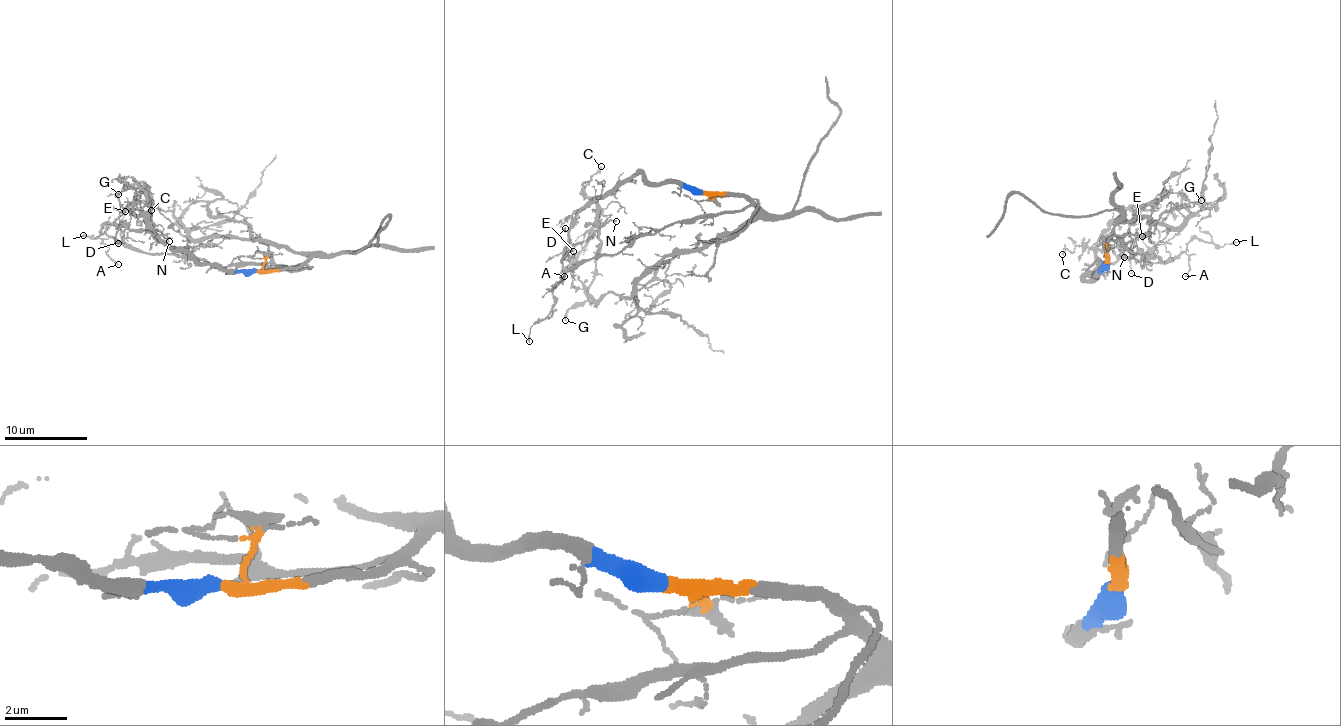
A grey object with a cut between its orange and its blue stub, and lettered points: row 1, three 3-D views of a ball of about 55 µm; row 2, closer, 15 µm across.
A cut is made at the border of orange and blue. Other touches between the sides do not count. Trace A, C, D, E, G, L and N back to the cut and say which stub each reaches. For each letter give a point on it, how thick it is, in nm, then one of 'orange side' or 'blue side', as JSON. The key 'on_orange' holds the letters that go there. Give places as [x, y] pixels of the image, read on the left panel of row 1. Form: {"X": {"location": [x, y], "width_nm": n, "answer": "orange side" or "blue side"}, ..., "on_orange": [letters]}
{"A": {"location": [118, 264], "width_nm": 80, "answer": "orange side"}, "C": {"location": [151, 210], "width_nm": 60, "answer": "blue side"}, "D": {"location": [118, 243], "width_nm": 90, "answer": "blue side"}, "E": {"location": [125, 211], "width_nm": 110, "answer": "blue side"}, "G": {"location": [118, 194], "width_nm": 170, "answer": "blue side"}, "L": {"location": [83, 235], "width_nm": 150, "answer": "orange side"}, "N": {"location": [169, 241], "width_nm": 100, "answer": "blue side"}, "on_orange": ["A", "L"]}

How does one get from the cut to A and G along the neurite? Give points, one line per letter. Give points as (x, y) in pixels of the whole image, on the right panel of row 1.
A: (1106, 262), (1115, 236), (1138, 262), (1159, 256), (1164, 264), (1188, 255), (1185, 276)
G: (1106, 262), (1097, 278), (1085, 279), (1101, 244), (1118, 240), (1132, 215), (1155, 197), (1176, 192), (1202, 200)

